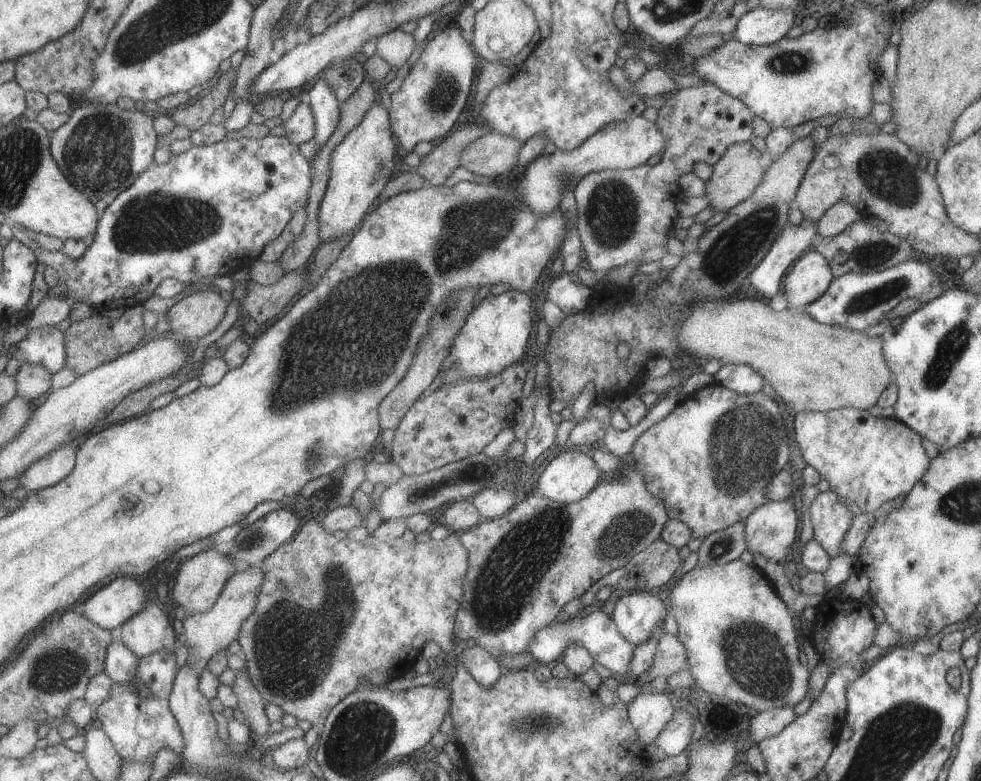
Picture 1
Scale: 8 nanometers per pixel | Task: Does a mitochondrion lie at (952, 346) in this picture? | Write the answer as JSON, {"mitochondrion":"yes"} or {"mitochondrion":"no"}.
{"mitochondrion":"yes"}

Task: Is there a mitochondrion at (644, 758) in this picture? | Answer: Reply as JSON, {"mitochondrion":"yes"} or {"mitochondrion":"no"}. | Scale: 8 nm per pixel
{"mitochondrion":"no"}

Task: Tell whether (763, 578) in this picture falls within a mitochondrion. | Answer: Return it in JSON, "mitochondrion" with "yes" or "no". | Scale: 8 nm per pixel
{"mitochondrion":"no"}

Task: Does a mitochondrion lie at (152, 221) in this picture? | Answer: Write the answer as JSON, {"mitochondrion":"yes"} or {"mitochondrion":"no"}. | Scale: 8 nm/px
{"mitochondrion":"yes"}

